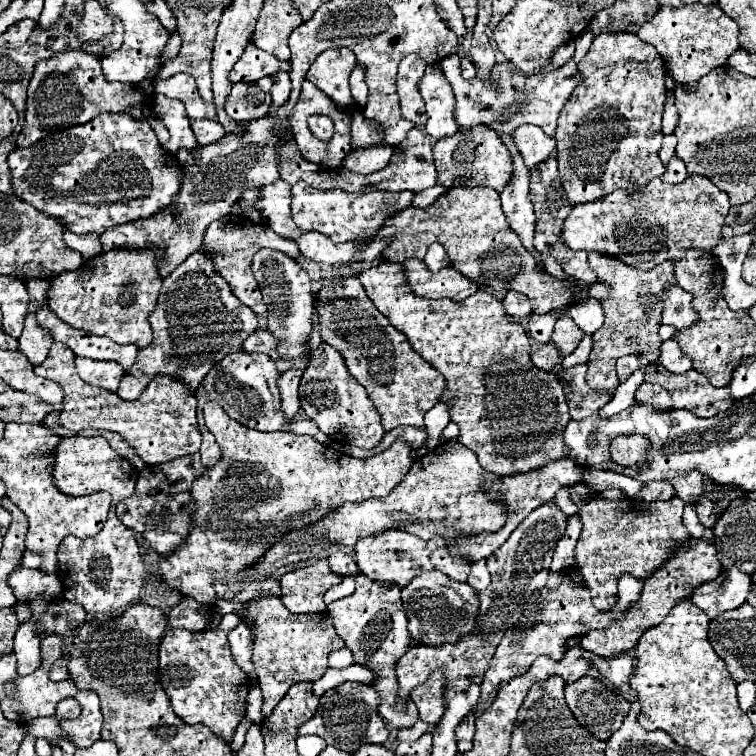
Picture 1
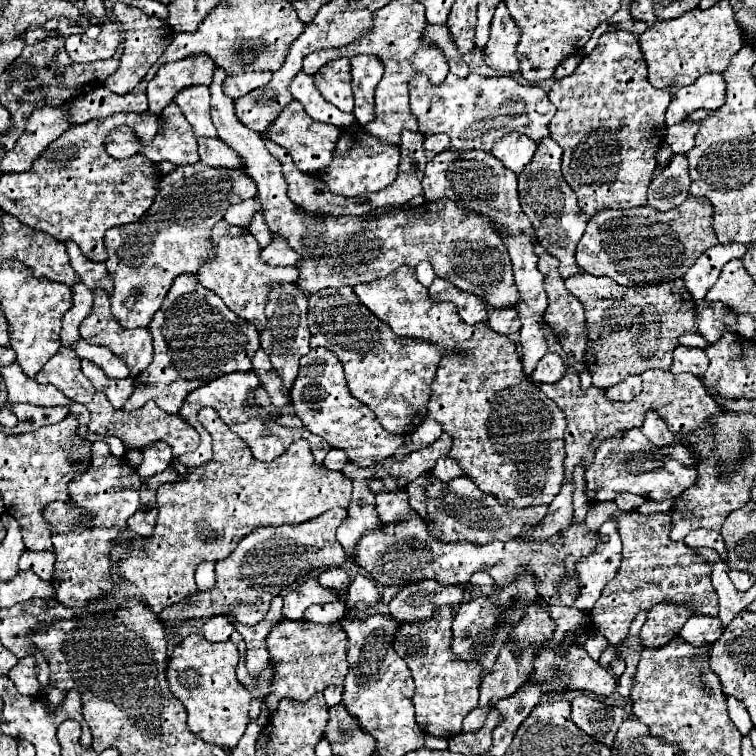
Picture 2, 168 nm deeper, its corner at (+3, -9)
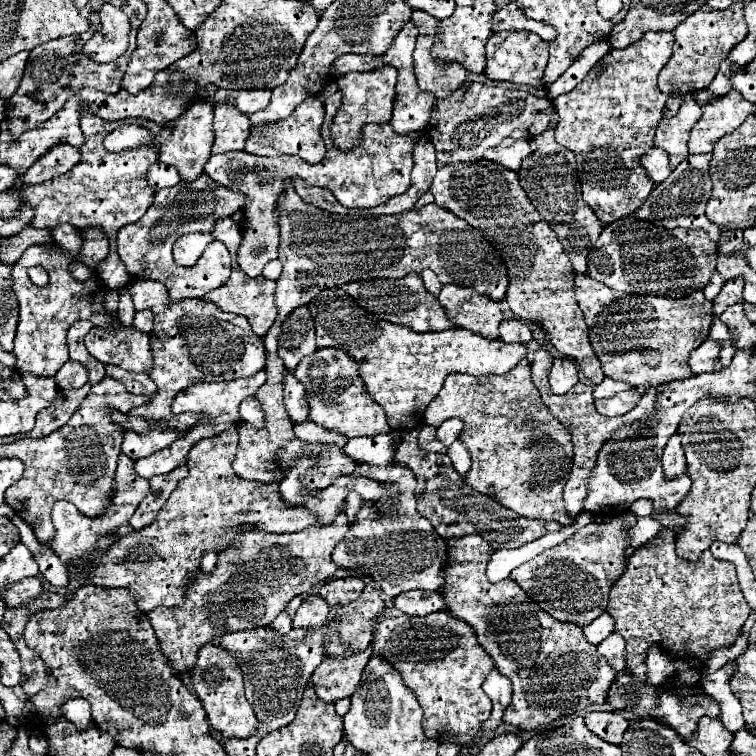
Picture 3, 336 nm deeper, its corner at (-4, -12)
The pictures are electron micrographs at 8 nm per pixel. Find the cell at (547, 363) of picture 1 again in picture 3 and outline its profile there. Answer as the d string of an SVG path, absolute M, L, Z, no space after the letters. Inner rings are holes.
M558 358L550 370L550 388L554 394L566 394L578 382L578 370L572 360Z

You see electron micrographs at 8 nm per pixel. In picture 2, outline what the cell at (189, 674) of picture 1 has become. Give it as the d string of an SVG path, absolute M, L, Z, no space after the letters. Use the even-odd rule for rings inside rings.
M187 635L181 643L177 643L171 649L171 655L167 659L167 683L177 701L187 711L187 725L189 729L199 735L203 741L211 745L219 745L223 749L231 749L237 745L241 739L247 723L249 723L249 701L251 701L251 691L237 681L235 677L235 667L239 661L239 653L235 643L211 643L203 635Z

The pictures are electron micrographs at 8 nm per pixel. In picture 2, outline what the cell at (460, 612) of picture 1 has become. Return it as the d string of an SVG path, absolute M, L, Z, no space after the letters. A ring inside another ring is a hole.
M419 581L407 587L391 599L389 613L407 623L415 621L429 621L437 607L453 607L463 603L465 589L461 585L439 585L439 581Z

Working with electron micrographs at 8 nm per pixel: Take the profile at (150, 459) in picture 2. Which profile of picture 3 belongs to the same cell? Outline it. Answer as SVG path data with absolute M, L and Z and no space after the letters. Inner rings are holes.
M136 278L128 284L128 292L132 296L136 311L150 310L154 314L154 330L150 332L150 348L154 356L154 368L150 370L150 378L158 384L158 392L150 398L150 404L130 410L130 416L140 416L150 420L150 424L166 424L156 426L146 434L124 430L122 452L132 458L146 458L178 438L178 432L188 432L196 426L198 416L192 413L174 414L170 404L180 390L190 388L198 382L228 382L234 378L254 376L264 368L266 350L262 338L258 338L244 316L228 314L216 308L212 302L204 300L170 300L166 286L154 280Z

